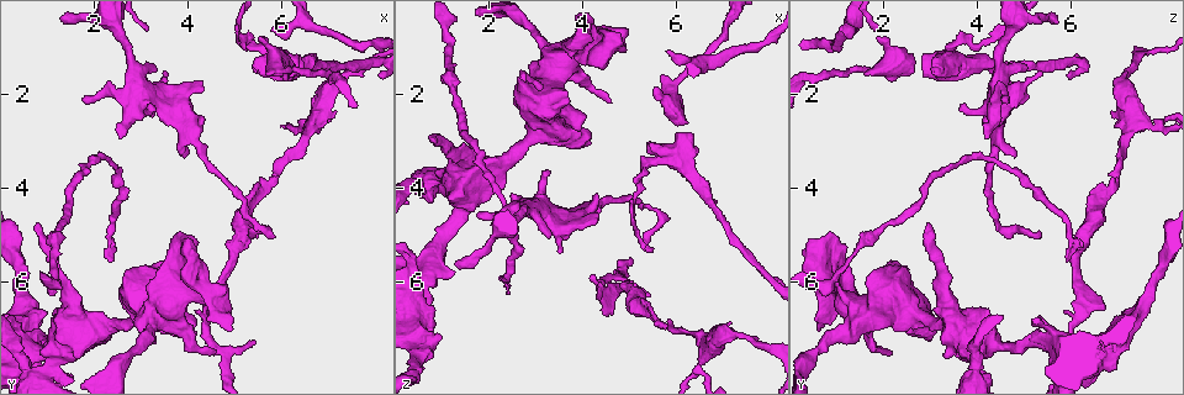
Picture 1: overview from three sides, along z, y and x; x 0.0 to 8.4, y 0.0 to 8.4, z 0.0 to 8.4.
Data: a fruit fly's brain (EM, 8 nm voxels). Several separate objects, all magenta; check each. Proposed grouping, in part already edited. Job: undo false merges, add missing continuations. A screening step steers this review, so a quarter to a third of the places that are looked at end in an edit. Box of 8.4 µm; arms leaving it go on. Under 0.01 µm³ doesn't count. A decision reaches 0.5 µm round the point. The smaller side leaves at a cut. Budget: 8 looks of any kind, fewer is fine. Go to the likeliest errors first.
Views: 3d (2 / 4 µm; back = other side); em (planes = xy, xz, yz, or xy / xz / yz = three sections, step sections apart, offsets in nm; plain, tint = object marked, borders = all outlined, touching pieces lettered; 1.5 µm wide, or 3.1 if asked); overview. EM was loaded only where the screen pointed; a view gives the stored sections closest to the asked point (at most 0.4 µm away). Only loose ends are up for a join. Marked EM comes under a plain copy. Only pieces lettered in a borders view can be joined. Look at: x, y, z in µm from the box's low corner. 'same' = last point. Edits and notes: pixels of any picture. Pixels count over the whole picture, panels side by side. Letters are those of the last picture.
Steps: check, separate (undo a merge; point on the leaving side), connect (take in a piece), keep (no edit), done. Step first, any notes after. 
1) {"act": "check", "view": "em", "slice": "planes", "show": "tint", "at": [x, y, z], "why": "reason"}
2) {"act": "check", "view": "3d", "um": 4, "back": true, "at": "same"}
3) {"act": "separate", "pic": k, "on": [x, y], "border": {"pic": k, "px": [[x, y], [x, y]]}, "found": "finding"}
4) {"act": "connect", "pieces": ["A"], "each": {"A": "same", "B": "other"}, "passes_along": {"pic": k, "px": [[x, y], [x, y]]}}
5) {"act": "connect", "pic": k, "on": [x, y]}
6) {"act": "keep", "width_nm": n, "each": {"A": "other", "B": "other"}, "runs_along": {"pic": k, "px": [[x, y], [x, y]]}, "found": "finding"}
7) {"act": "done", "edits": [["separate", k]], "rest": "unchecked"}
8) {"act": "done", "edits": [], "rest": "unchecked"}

{"act": "check", "view": "em", "slice": "yz", "step": 8, "show": "borders", "at": [4.30, 1.95, 4.55], "why": "an open end"}

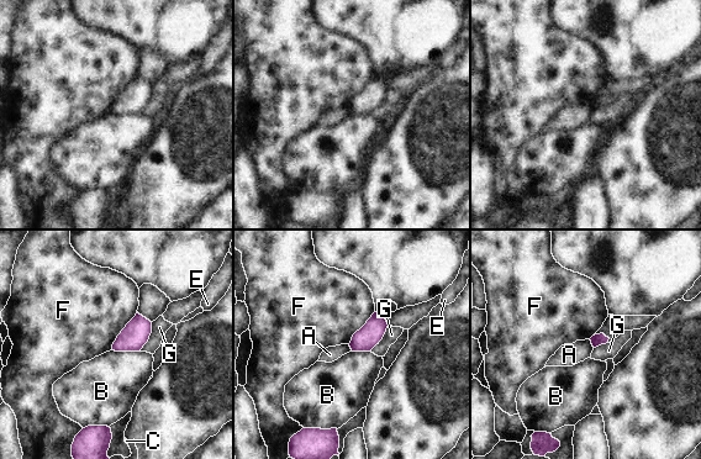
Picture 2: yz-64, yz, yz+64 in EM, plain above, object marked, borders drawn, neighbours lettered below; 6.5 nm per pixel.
{"act": "check", "view": "em", "slice": "planes", "show": "borders", "at": "same", "why": "cut it another way"}

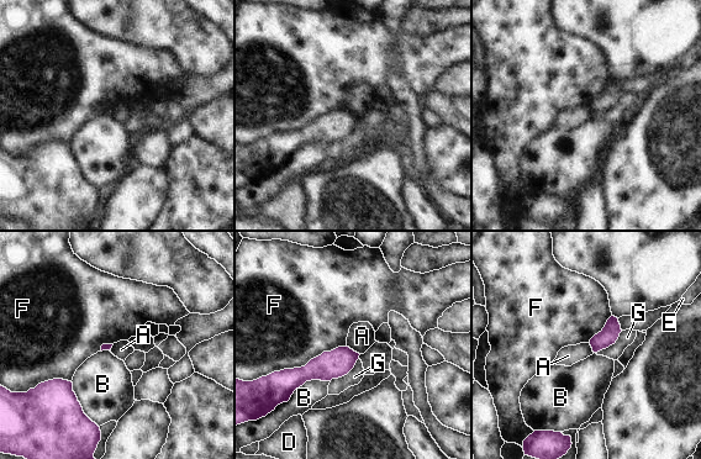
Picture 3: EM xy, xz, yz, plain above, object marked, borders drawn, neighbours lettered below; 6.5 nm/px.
{"act": "keep", "each": {"A": "other", "B": "other", "D": "other", "E": "other", "F": "other", "G": "other"}, "border": {"pic": 3, "px": [[346, 346], [359, 354]]}, "found": "none of them fits"}

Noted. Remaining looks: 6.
{"act": "check", "view": "em", "slice": "planes", "show": "borders", "at": [5.50, 5.05, 5.40], "why": "an open end"}

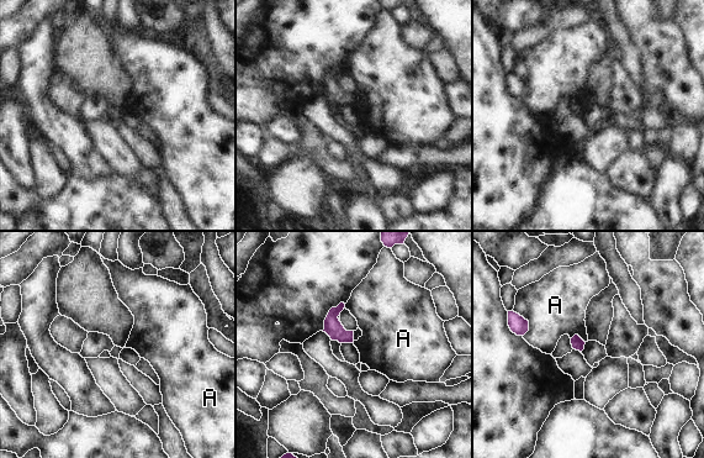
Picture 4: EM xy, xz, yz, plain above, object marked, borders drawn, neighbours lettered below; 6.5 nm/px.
{"act": "keep", "longest_contact_nm": ["A", 180], "each": {"A": "other"}, "border": {"pic": 4, "px": [[514, 311], [528, 321], [523, 336]]}, "found": "no lettered piece goes on from it"}

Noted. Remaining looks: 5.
{"act": "check", "view": "em", "slice": "xz", "step": 8, "show": "tint", "at": [2.45, 5.55, 5.95], "why": "long arm stops here"}

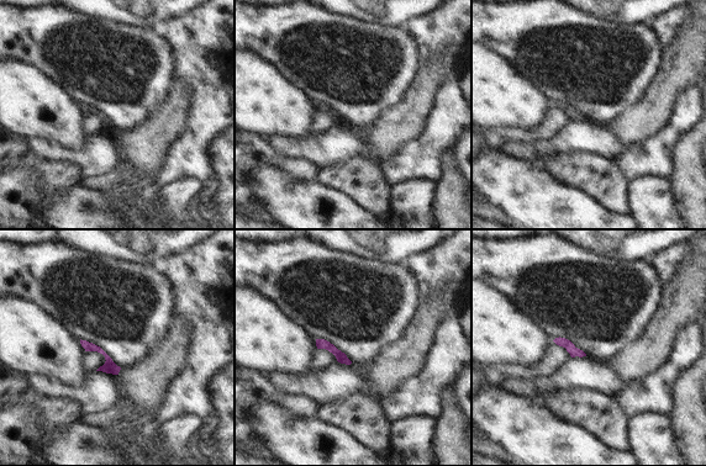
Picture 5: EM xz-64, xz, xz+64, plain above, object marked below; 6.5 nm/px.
{"act": "check", "view": "em", "slice": "planes", "show": "borders", "at": "same", "why": "cut it another way"}

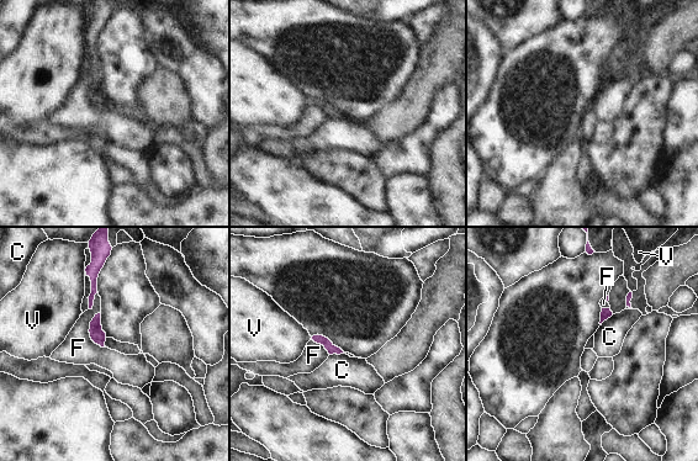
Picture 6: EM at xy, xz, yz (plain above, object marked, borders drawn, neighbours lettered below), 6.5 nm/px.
{"act": "connect", "pieces": ["F"], "width_nm": 70, "each": {"C": "other", "F": "same", "V": "other"}, "passes_along": {"pic": 6, "px": [[98, 335], [89, 332], [78, 348]]}, "found": "it goes on there"}

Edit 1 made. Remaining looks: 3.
{"act": "done", "edits": [["connect", 6]], "rest": "unchecked"}

